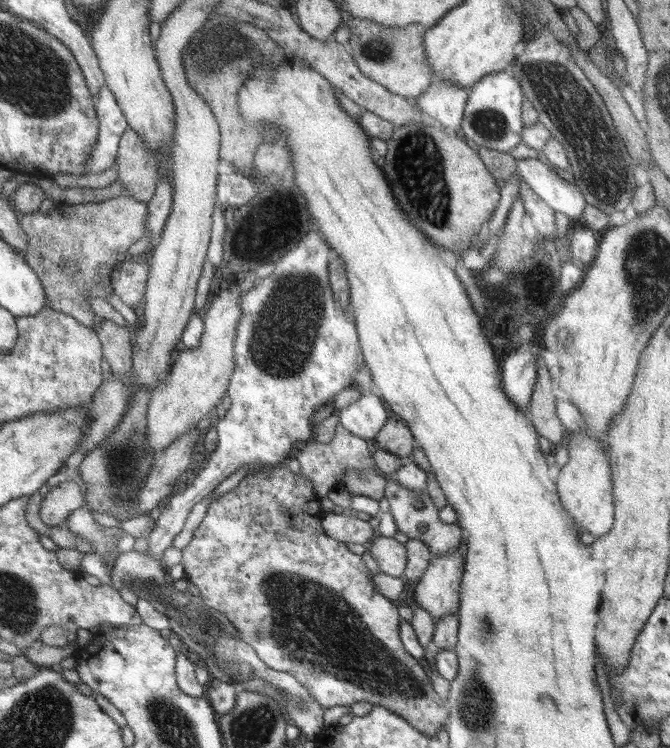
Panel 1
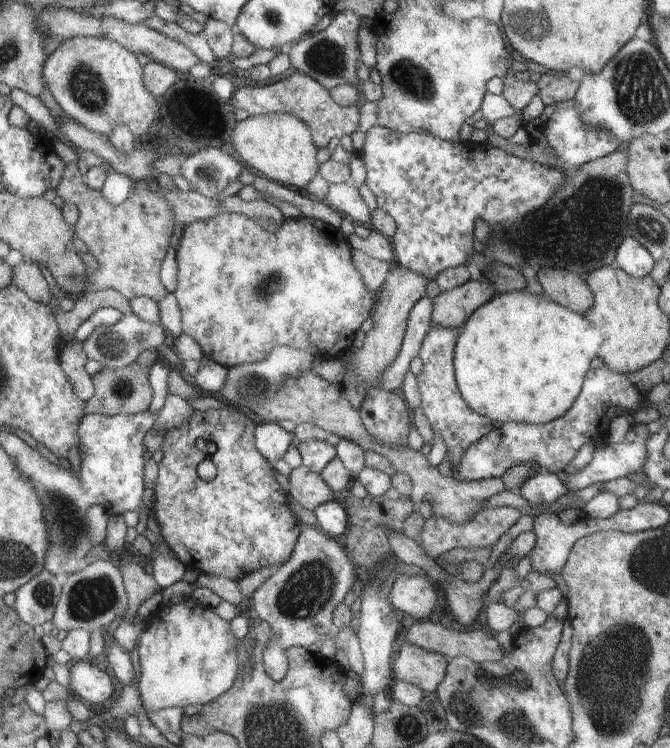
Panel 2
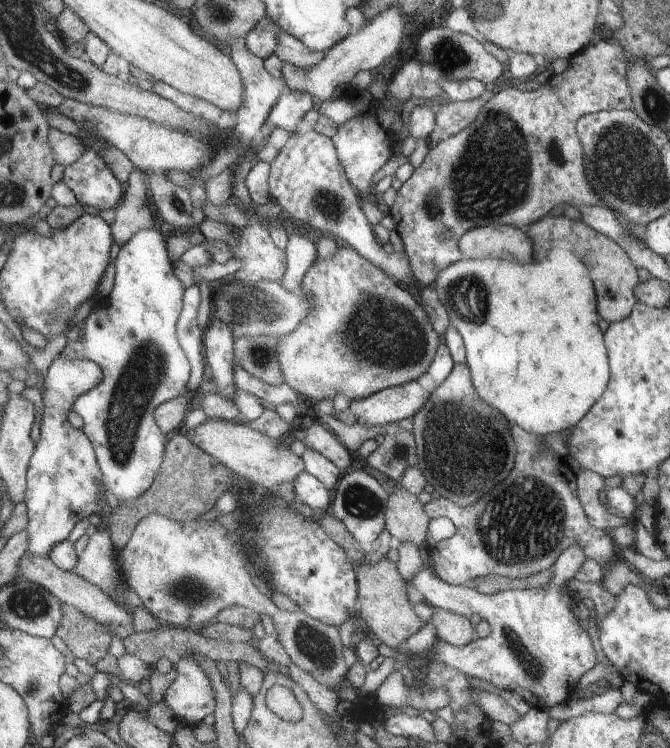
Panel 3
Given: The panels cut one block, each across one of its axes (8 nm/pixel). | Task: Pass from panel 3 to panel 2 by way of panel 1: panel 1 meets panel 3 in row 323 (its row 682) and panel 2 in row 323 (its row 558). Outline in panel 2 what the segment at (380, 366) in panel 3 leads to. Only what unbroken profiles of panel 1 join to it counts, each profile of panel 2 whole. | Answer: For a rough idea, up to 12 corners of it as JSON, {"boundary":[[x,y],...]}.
{"boundary":[[183,228],[182,330],[233,367],[346,356],[375,310],[347,237]]}

